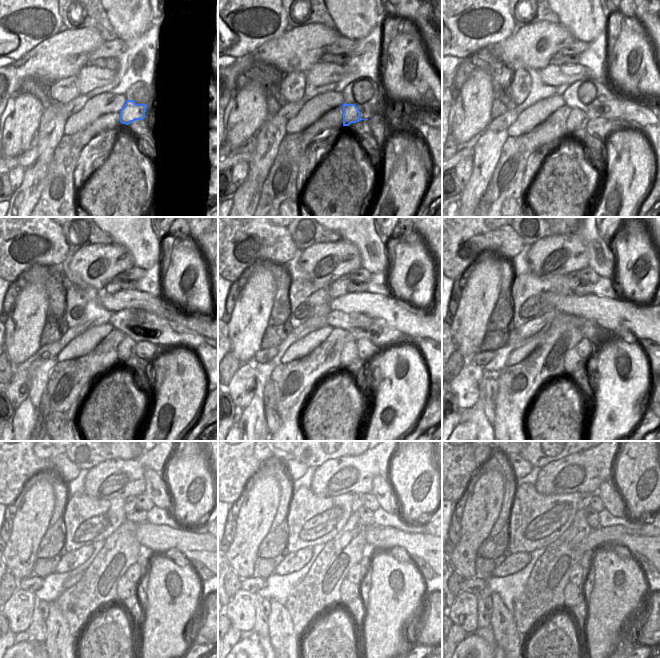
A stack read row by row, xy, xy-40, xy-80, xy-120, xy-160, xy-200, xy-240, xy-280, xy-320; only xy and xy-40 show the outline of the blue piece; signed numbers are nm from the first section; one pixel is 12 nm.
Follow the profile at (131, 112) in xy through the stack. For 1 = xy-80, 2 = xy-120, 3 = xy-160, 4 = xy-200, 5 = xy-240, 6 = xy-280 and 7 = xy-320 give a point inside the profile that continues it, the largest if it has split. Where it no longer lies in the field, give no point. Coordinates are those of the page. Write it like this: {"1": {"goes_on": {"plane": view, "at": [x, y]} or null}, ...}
{"1": {"goes_on": {"plane": "xy-80", "at": [577, 119]}}, "2": {"goes_on": {"plane": "xy-120", "at": [126, 348]}}, "3": {"goes_on": {"plane": "xy-160", "at": [349, 353]}}, "4": {"goes_on": {"plane": "xy-200", "at": [572, 361]}}, "5": {"goes_on": {"plane": "xy-240", "at": [125, 588]}}, "6": {"goes_on": {"plane": "xy-280", "at": [349, 591]}}, "7": {"goes_on": {"plane": "xy-320", "at": [573, 594]}}}

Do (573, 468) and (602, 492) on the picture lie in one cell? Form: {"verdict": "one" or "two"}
{"verdict": "two"}

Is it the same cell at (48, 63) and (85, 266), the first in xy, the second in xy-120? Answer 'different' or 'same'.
same

